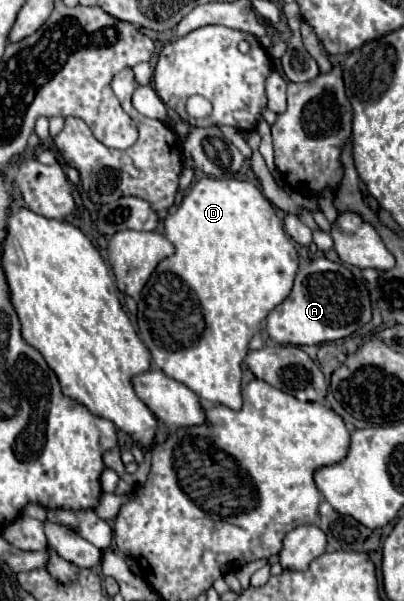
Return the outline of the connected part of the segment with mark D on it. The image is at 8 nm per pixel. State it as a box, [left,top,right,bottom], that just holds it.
[138,176,298,409]

